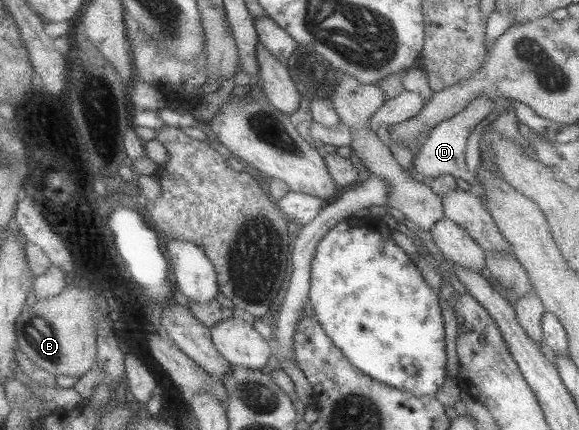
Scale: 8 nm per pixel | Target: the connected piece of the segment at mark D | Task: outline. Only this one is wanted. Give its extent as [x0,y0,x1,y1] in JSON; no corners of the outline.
[407,93,493,201]

